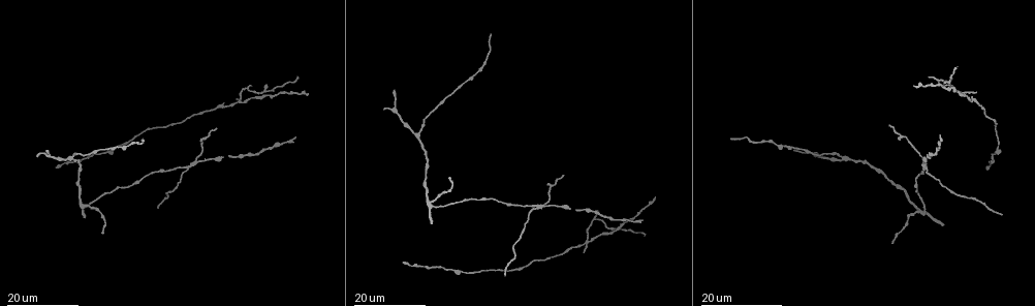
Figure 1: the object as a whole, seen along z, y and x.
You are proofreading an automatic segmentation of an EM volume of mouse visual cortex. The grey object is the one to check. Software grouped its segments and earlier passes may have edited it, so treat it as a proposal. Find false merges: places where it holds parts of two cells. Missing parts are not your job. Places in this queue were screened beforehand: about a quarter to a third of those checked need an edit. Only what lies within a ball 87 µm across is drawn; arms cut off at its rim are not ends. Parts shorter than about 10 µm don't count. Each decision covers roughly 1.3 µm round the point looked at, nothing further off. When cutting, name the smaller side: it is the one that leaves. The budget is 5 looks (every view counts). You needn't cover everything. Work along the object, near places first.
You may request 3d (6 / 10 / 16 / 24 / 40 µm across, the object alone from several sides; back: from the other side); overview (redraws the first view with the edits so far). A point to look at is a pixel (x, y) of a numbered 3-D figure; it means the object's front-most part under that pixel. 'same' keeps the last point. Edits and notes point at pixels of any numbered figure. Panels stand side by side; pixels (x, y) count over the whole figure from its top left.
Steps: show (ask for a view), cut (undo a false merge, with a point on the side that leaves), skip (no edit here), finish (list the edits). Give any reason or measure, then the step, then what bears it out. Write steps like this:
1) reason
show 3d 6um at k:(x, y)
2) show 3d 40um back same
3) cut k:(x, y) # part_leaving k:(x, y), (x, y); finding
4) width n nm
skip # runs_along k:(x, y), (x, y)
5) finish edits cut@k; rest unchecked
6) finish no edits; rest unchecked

four or more arms meet
show 3d 24um at 1:(584, 242)

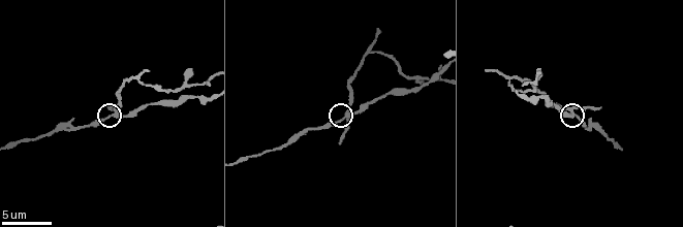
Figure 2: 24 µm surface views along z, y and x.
closer look
show 3d 6um at 2:(345, 115)

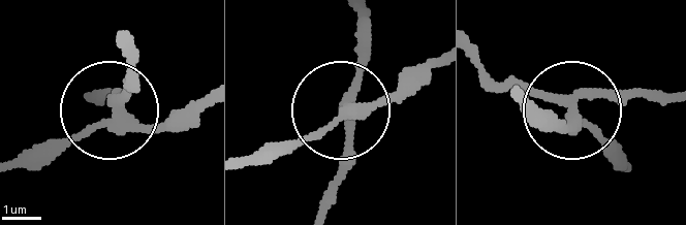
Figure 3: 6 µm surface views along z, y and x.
width 270 nm
cut 3:(364, 54) # two cells meet here

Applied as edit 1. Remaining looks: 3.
four or more arms meet
show 3d 16um at 1:(430, 203)

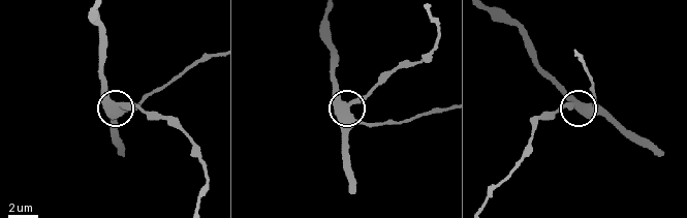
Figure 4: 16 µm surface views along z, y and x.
show 3d 6um at 4:(350, 103)

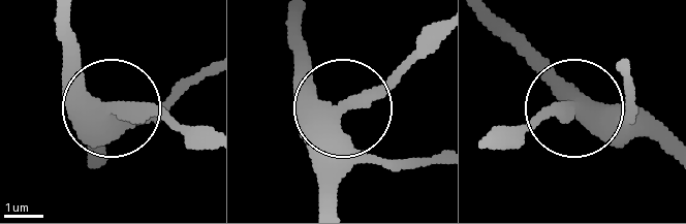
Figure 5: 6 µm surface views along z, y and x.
side_arm 14 um
skip # runs_along 5:(624, 64), (624, 107), (611, 120), (546, 110), (490, 130); one cell here

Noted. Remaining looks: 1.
finish edits cut@3; rest unchecked

